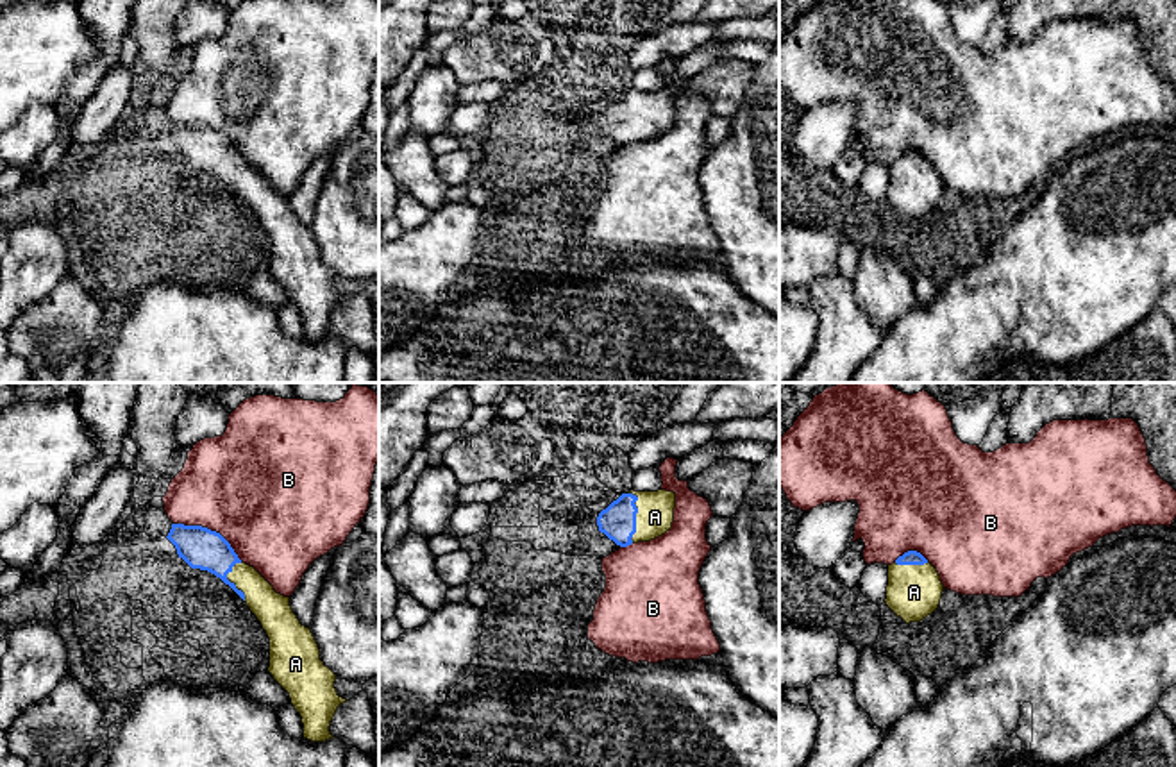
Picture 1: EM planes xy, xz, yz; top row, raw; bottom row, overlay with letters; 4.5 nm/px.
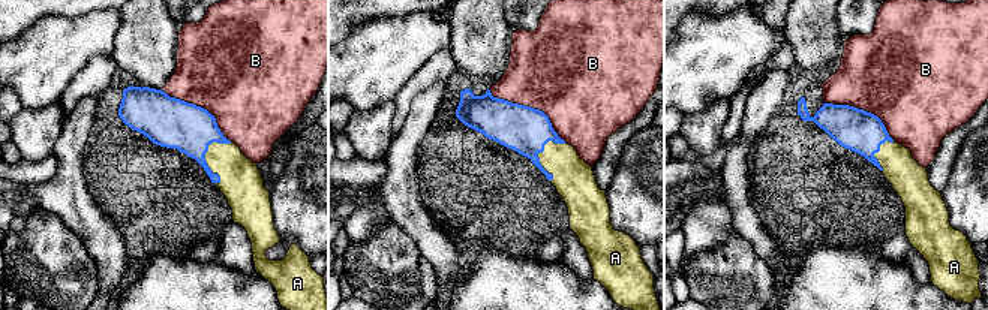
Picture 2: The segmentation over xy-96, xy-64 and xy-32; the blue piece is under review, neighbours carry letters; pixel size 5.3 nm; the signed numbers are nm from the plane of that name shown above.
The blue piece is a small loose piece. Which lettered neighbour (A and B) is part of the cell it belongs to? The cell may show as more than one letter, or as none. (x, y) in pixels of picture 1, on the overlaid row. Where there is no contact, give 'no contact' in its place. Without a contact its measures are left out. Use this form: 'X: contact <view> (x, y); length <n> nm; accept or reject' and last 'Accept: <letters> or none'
A: contact xz (635, 515); length 240 nm; accept
B: contact xy (210, 530); length 360 nm; reject
Accept: A

